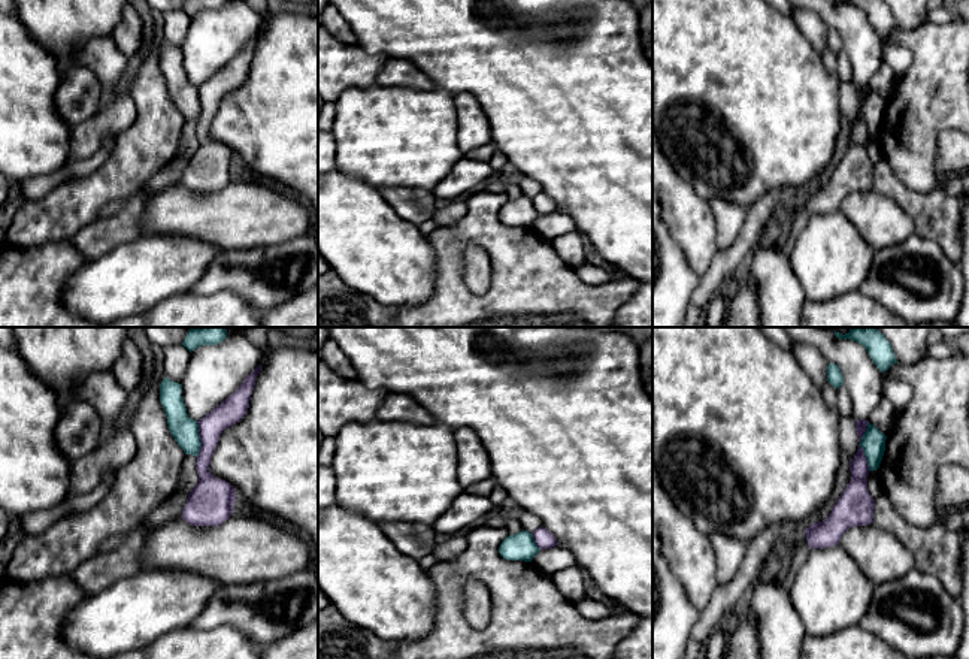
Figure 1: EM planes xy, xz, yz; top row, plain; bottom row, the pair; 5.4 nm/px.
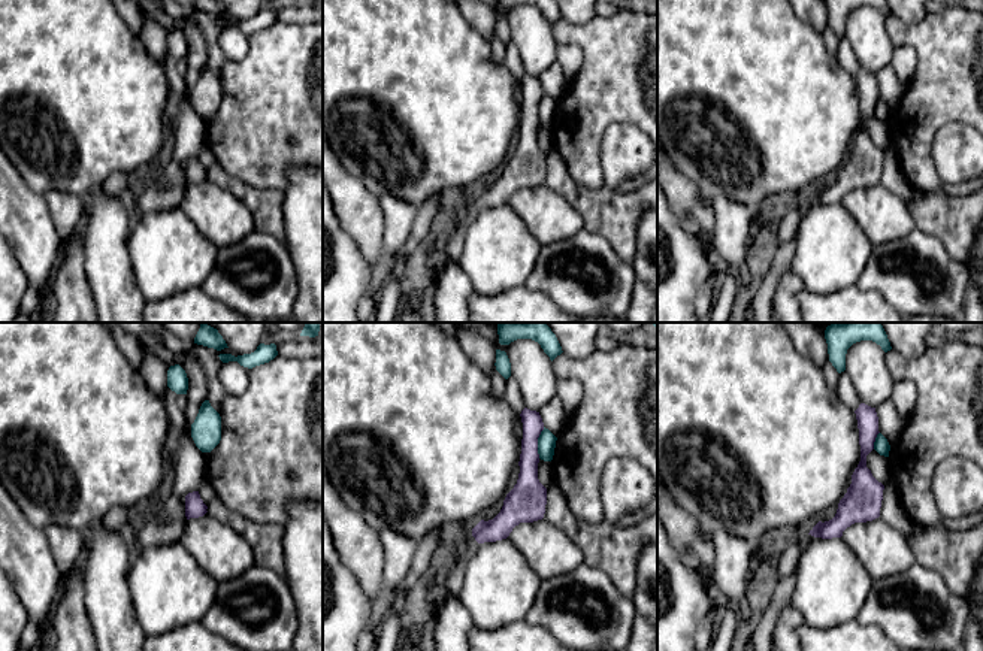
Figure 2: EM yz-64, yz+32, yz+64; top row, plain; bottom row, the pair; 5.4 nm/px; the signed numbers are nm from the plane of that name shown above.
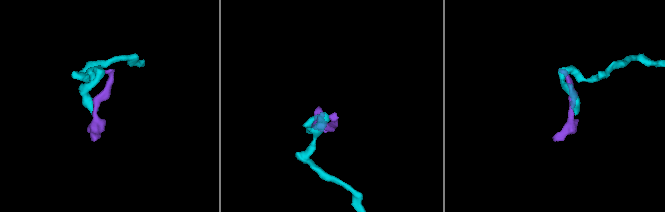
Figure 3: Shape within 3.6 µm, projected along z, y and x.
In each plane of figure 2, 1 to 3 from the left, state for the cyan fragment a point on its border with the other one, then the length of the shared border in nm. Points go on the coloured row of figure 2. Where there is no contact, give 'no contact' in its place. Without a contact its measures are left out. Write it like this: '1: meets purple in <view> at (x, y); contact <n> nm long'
1: no contact
2: meets purple in yz+32 at (537, 442); contact 170 nm long
3: meets purple in yz+64 at (874, 441); contact 100 nm long

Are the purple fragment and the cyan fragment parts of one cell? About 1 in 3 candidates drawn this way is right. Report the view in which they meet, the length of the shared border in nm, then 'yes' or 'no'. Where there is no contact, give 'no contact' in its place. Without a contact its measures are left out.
yz | 260 nm | no

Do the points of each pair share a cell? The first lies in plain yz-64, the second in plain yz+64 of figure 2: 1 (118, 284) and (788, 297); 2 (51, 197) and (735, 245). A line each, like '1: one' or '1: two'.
1: one
2: one

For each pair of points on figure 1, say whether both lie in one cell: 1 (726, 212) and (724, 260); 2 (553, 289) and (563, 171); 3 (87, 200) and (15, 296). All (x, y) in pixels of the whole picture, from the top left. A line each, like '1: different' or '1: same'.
1: different
2: different
3: different

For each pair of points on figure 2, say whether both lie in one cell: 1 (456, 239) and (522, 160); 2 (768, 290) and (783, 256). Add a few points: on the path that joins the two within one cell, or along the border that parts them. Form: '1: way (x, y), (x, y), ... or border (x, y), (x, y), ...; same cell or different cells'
1: way (469, 218), (486, 196), (508, 181); same cell
2: way (771, 281), (780, 265); same cell

